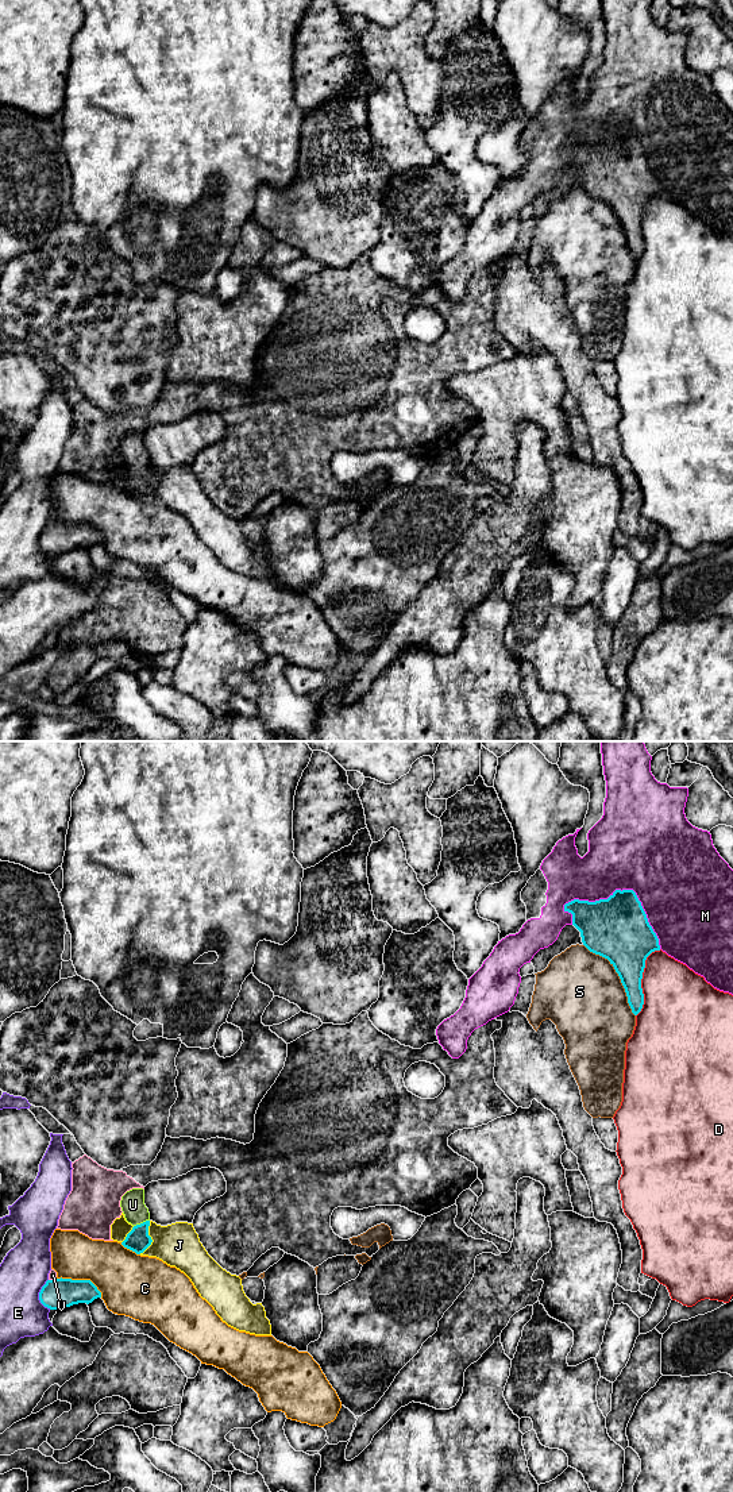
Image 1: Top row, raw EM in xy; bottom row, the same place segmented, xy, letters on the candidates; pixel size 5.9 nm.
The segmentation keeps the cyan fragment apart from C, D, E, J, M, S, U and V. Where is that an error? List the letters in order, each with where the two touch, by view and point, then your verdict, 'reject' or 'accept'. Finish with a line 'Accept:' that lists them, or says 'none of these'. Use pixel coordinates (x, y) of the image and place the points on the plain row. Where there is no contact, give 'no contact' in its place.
C: contact xy (81, 524); reject
D: contact xy (640, 224); reject
E: contact xy (39, 539); reject
J: contact xy (150, 482); reject
M: contact xy (627, 134); reject
S: contact xy (618, 219); reject
U: contact xy (141, 467); accept
V: contact xy (53, 523); reject
Accept: U

